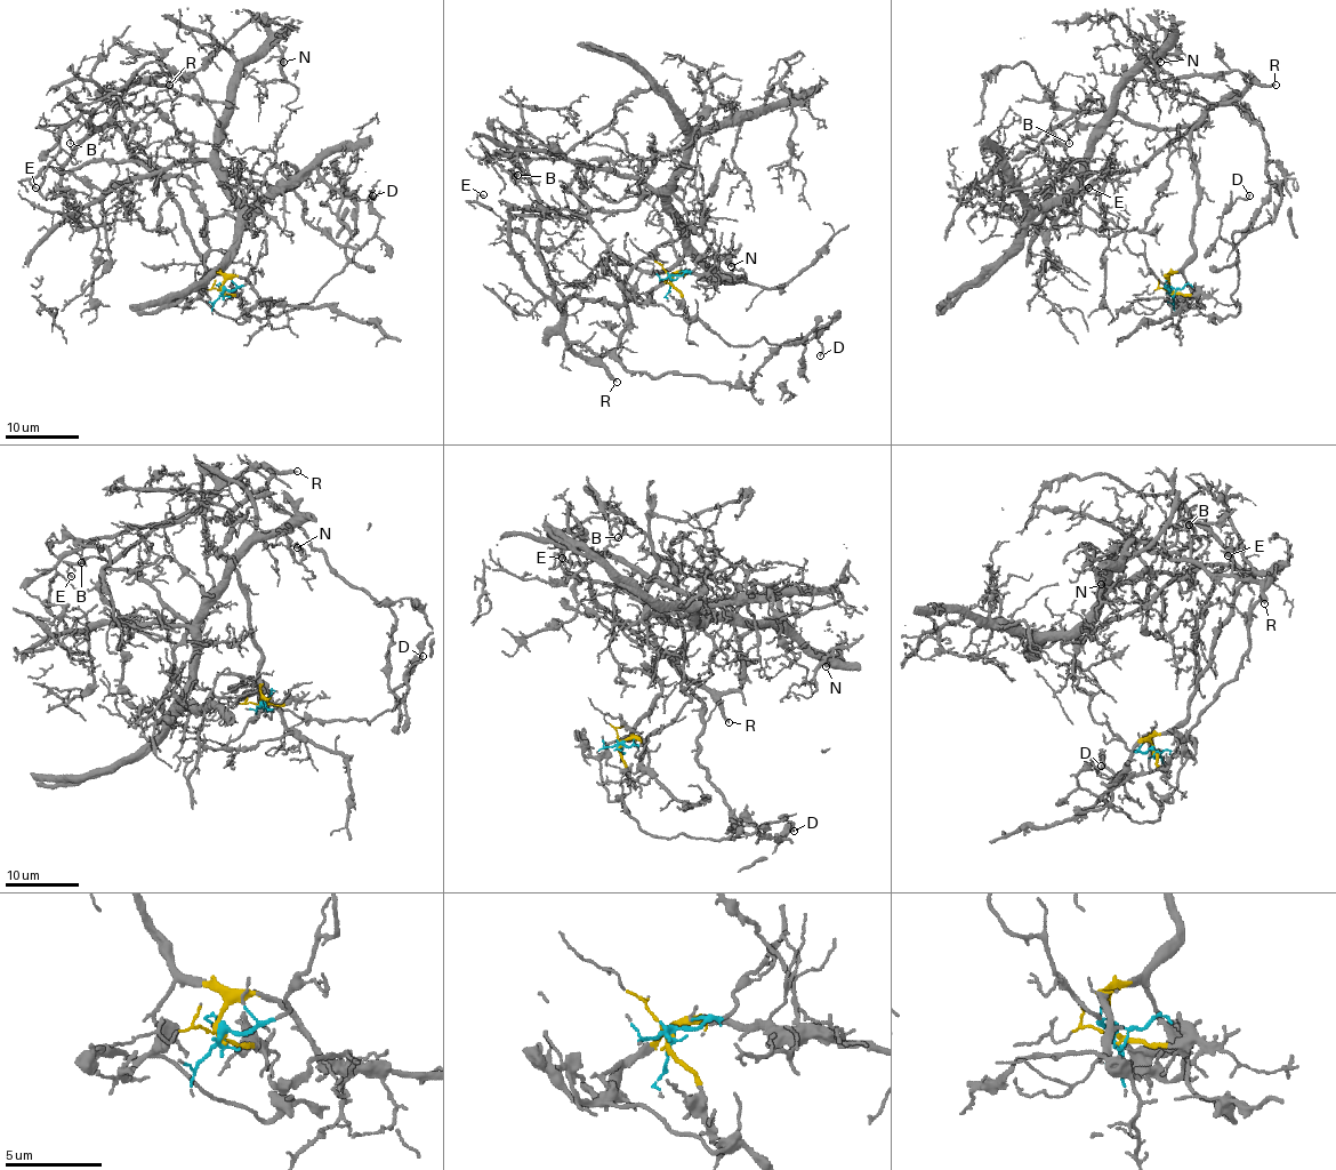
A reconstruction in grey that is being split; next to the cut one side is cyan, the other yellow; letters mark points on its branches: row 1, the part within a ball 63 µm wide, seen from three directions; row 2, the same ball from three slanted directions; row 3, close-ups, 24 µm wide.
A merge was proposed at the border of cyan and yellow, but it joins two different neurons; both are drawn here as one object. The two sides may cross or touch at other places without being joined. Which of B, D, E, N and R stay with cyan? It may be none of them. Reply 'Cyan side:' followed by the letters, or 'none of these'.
Cyan side: N

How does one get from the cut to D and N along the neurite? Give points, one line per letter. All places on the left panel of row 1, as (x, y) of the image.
D: (222, 290), (224, 277), (208, 272), (199, 282), (202, 299), (239, 322), (306, 304), (373, 235), (372, 194)
N: (222, 290), (242, 286), (266, 254), (263, 231), (255, 237), (222, 173), (227, 87), (273, 45), (284, 62)

